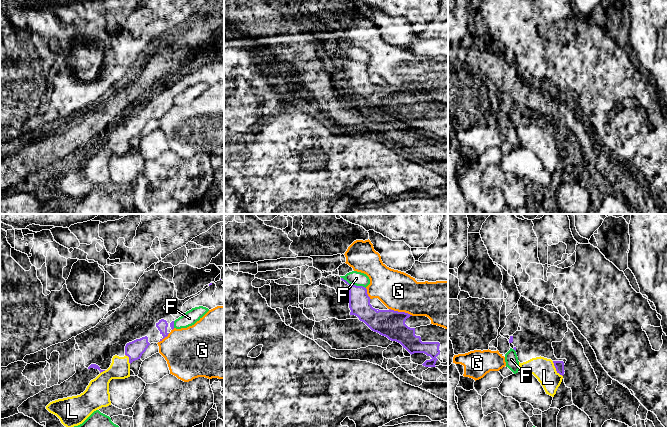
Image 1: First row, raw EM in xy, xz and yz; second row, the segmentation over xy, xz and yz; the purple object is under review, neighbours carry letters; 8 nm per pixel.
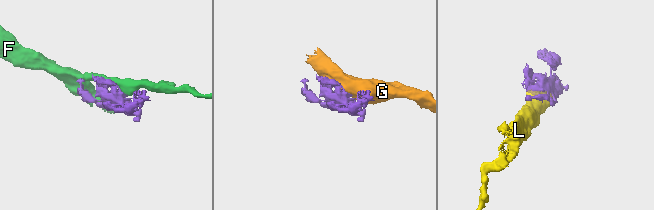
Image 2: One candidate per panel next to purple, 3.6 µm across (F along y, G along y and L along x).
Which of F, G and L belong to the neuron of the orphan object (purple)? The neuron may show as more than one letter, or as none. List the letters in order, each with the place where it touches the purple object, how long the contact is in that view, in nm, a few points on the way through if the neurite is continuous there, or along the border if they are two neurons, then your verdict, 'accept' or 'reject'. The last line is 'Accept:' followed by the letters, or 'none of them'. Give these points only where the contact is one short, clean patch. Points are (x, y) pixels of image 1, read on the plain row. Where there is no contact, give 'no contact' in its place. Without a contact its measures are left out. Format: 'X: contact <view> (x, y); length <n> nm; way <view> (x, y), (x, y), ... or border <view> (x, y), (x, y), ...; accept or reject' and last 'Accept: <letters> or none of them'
F: contact xz (352, 60); length 220 nm; reject
G: contact xz (401, 88); length 200 nm; reject
L: contact yz (556, 145); length 150 nm; accept
Accept: L

